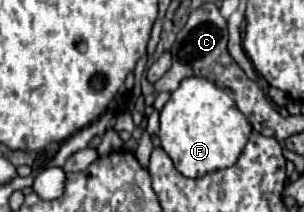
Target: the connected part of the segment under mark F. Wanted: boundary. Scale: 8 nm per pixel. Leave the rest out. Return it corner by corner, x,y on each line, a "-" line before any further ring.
205,77
183,79
161,109
161,147
173,159
175,169
191,179
231,167
239,159
249,133
251,127
235,101

